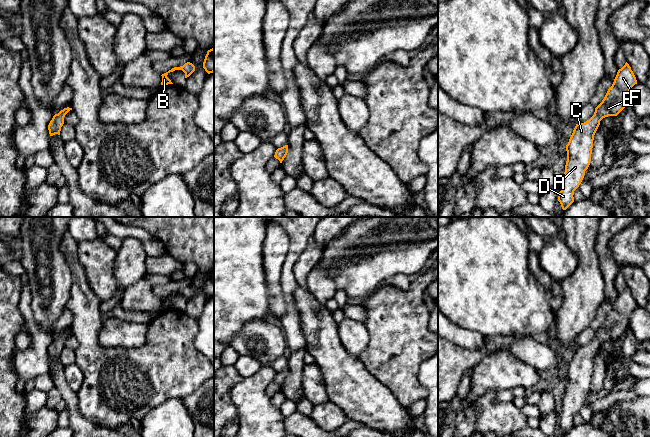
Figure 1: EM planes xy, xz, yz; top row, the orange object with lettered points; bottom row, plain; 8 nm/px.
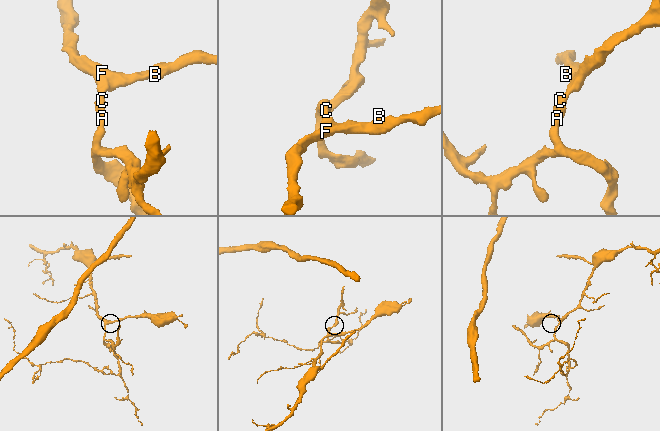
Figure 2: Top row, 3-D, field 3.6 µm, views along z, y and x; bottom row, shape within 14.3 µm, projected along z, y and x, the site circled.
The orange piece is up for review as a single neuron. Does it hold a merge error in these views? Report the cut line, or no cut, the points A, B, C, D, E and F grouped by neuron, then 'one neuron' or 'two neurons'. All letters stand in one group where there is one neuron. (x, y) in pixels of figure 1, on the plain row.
no cut | A B C D E F | one neuron

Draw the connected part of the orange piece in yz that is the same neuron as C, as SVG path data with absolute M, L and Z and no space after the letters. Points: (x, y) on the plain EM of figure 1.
M626 286L618 294L602 326L595 332L594 339L586 346L576 348L566 369L567 385L563 411L558 418L558 425L563 434L574 426L574 415L581 408L585 395L590 389L594 359L600 345L608 340L617 340L625 332L629 316L635 308L637 308L636 301Z

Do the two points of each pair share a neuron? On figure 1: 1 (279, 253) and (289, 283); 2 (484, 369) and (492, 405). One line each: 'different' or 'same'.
1: different
2: different

